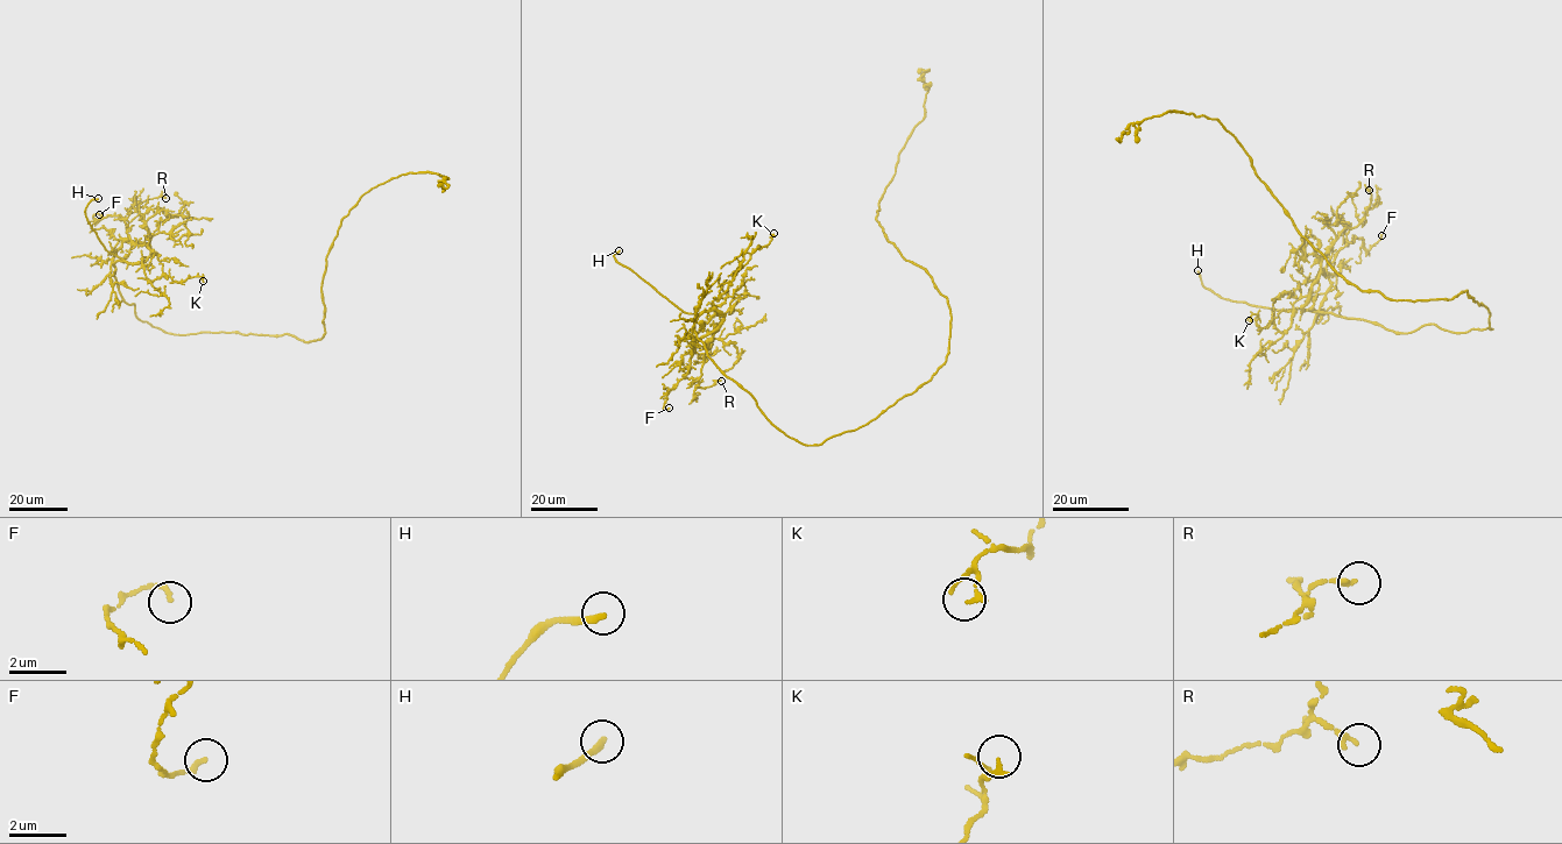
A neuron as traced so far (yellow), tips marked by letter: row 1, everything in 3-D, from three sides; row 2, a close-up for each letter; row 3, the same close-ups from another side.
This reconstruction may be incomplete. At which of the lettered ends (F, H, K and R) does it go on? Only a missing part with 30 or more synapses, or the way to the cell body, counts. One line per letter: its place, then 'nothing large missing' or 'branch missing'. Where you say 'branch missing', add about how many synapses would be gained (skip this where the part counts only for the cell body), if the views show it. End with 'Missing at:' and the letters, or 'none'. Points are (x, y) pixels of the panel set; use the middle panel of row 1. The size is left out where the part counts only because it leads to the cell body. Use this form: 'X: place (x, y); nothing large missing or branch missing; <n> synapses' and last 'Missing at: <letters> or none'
F: place (669, 408); nothing large missing
H: place (619, 250); branch missing
K: place (774, 233); nothing large missing
R: place (721, 381); nothing large missing
Missing at: H

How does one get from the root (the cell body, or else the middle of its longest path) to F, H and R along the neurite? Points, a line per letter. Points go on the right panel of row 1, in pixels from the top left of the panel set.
F: (1474, 298), (1491, 330), (1430, 324), (1396, 333), (1320, 311), (1334, 255), (1355, 236), (1369, 249), (1382, 235)
H: (1474, 298), (1491, 330), (1430, 324), (1396, 333), (1231, 302), (1197, 270)
R: (1474, 298), (1491, 330), (1430, 324), (1396, 333), (1320, 311), (1330, 284), (1320, 260), (1364, 218), (1369, 190)

